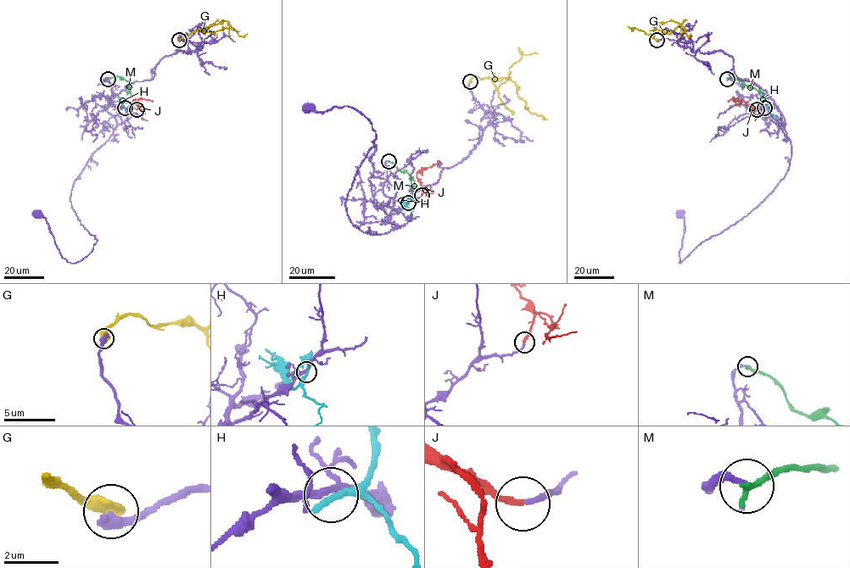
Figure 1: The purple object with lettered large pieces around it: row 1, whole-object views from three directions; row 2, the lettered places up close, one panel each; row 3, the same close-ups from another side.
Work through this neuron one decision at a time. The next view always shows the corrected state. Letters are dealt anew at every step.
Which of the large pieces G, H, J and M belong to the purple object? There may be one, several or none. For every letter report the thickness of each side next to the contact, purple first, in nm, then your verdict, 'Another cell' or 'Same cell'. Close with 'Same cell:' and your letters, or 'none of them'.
G: Thickness 480 nm (purple) against 600 nm. Another cell
H: Thickness 220 nm (purple) against 360 nm. Another cell
J: Thickness 190 nm (purple) against 240 nm. Same cell
M: Thickness 240 nm (purple) against 280 nm. Another cell
Same cell: J

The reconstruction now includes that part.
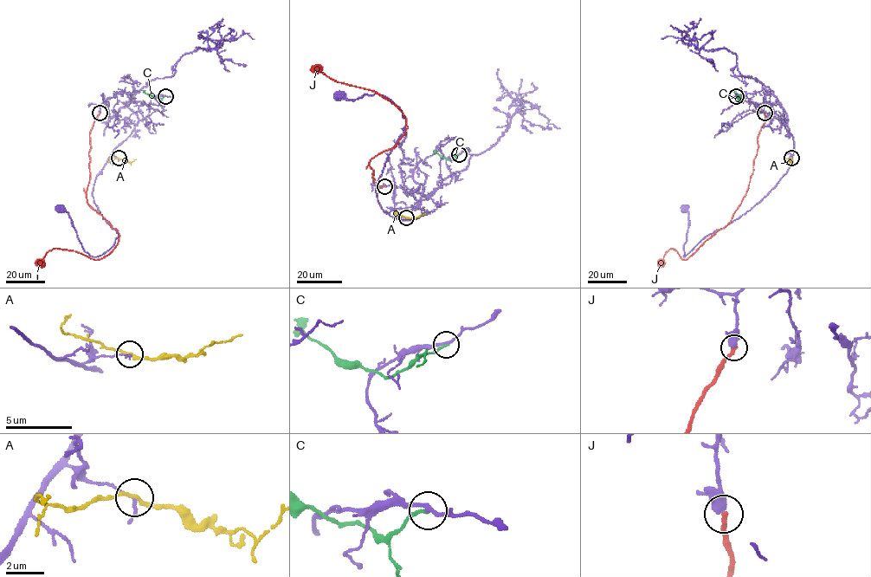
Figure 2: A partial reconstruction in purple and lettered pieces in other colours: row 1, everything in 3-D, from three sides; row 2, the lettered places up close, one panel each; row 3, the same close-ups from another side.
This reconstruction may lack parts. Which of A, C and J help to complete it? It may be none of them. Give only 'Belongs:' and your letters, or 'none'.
Belongs: none

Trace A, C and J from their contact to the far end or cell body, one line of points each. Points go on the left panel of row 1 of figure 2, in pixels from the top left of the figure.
A: (119, 158), (132, 162), (136, 158)
C: (165, 96), (156, 97), (144, 90)
J: (100, 113), (90, 133), (87, 202), (117, 230), (119, 243), (98, 260), (54, 248), (38, 267)

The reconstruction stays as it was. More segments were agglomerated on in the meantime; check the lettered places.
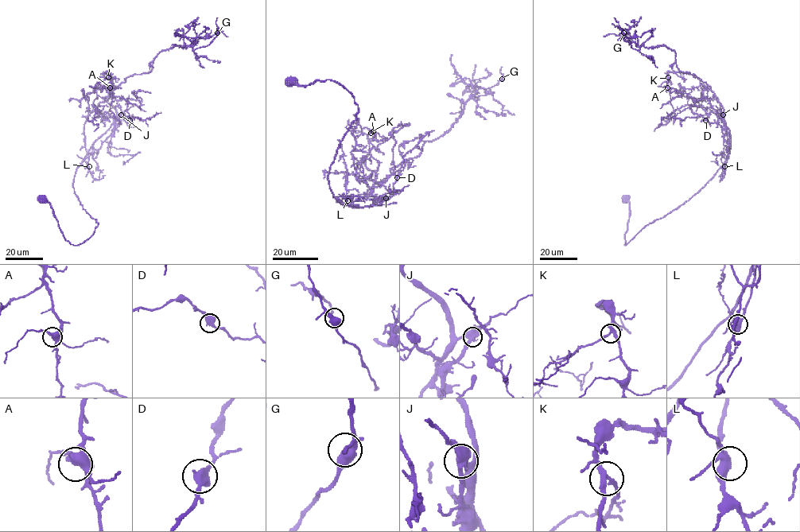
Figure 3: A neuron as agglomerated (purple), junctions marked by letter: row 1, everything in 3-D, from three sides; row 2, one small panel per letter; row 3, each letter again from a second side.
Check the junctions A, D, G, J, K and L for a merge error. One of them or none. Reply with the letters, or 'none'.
J

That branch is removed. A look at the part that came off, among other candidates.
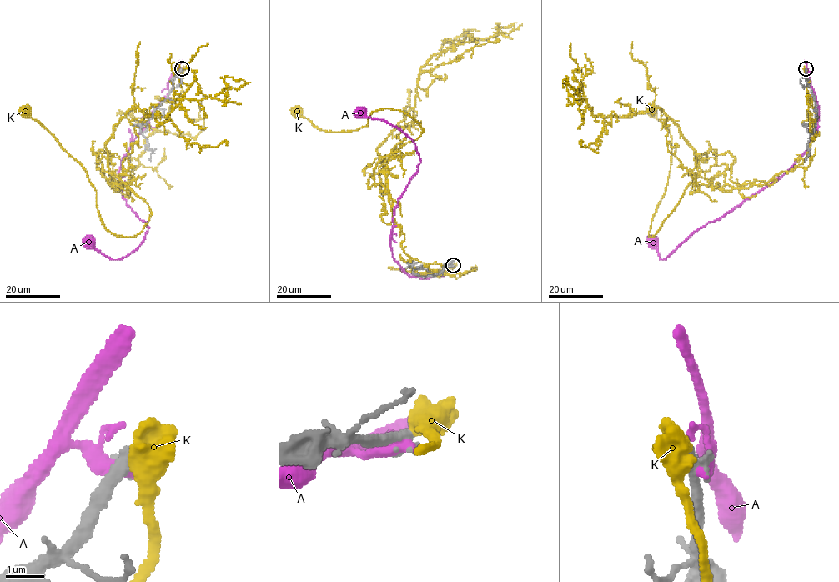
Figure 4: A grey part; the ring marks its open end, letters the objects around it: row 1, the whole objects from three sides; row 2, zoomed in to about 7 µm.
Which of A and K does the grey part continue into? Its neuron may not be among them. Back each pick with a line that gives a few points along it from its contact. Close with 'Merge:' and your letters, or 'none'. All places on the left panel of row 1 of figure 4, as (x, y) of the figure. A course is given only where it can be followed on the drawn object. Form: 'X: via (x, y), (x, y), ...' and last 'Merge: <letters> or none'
Merge: none

